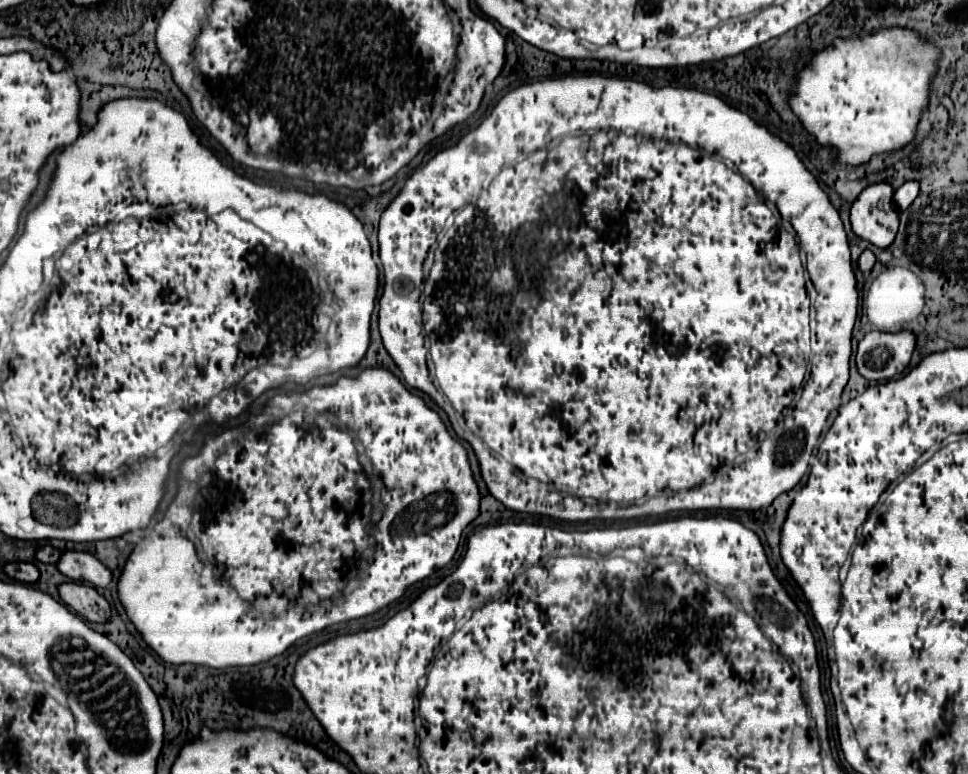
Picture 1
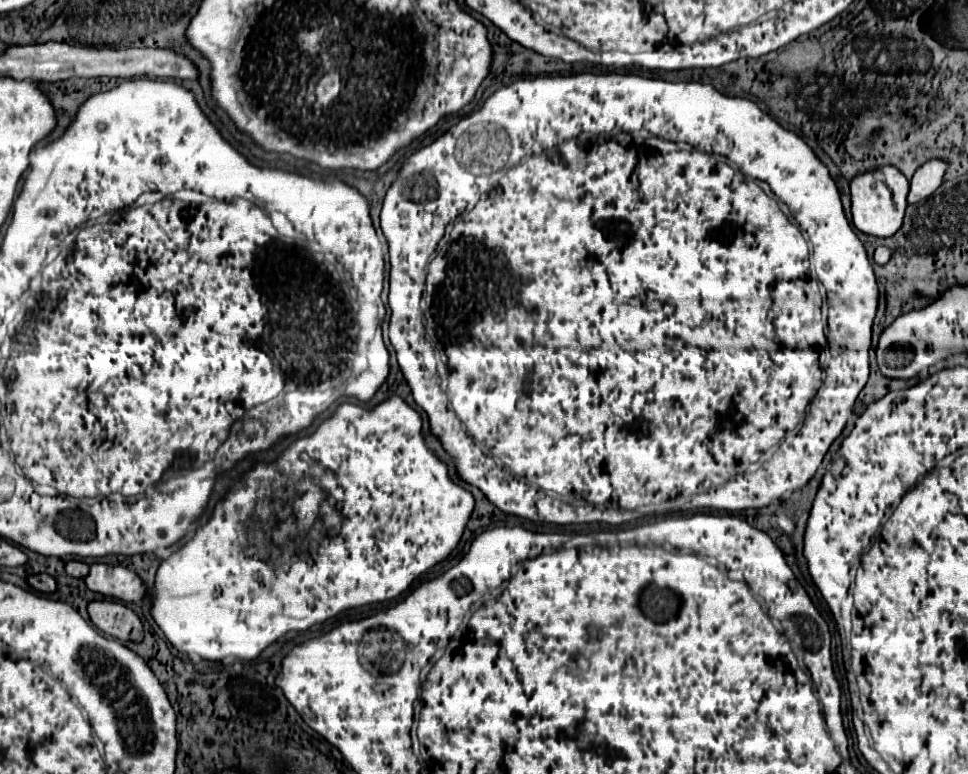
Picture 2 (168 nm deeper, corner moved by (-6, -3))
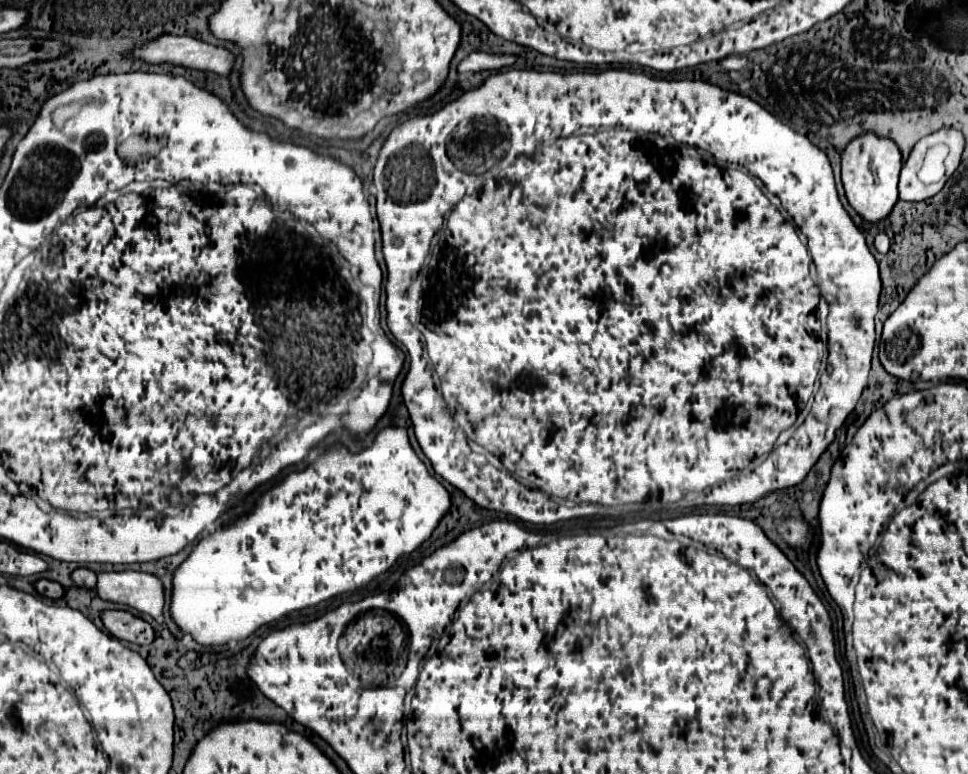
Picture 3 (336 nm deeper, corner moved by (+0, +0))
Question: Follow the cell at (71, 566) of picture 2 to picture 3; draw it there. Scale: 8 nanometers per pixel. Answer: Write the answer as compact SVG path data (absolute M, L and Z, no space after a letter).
M78 567L72 571L72 581L78 585L78 587L88 587L88 589L94 589L96 585L96 573L86 569L86 567Z

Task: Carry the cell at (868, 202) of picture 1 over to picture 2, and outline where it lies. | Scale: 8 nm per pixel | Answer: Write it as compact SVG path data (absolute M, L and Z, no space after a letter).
M882 166L882 168L872 168L866 172L856 174L850 180L850 196L852 196L852 222L854 226L870 236L892 236L896 230L902 226L904 210L908 206L906 196L908 196L908 180L902 176L902 172L894 166Z

